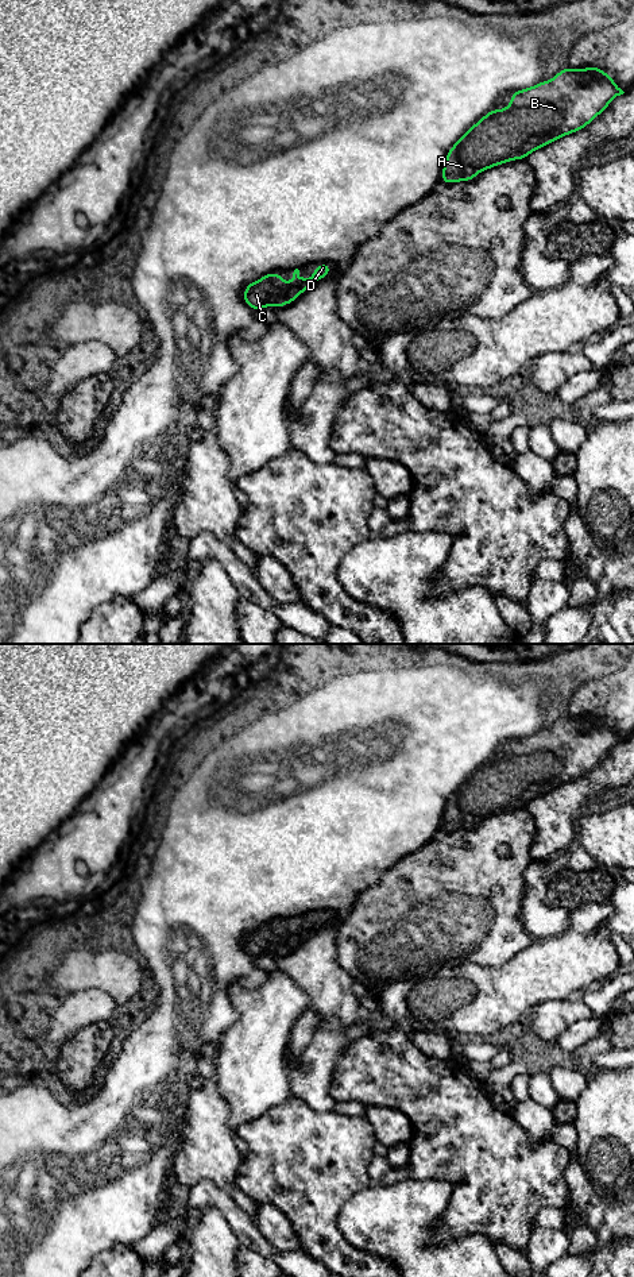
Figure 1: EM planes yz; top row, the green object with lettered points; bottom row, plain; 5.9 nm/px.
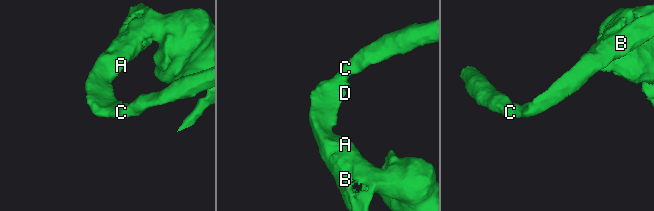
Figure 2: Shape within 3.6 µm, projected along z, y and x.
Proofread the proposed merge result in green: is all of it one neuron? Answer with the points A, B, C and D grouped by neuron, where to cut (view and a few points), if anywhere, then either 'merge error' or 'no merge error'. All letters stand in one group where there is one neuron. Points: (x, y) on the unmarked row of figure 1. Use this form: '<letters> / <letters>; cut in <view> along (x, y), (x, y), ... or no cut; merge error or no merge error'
A B C D; no cut; no merge error

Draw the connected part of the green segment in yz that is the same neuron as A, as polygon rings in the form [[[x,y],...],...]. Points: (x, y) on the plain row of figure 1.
[[[568,713],[552,728],[514,738],[507,756],[487,760],[449,796],[441,832],[473,829],[480,819],[514,807],[526,807],[530,800],[585,776],[623,741],[612,725],[596,713],[580,718],[573,718]]]

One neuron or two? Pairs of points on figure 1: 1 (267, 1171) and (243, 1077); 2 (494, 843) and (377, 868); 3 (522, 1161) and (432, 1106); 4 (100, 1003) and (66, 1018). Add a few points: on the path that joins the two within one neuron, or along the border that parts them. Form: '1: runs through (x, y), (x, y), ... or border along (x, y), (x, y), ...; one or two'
1: border along (281, 1103), (238, 1127), (247, 1152); two
2: border along (397, 861), (370, 886); two
3: runs through (499, 1161), (491, 1161), (455, 1126); one
4: runs through (92, 1006), (84, 1007), (74, 1014); one

